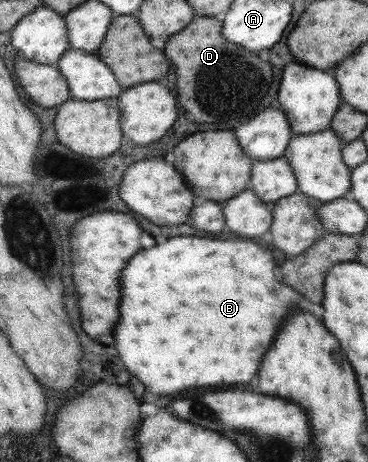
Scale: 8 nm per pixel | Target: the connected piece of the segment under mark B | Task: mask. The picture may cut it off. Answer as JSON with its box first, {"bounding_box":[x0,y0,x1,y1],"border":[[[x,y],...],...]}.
{"bounding_box":[113,236,301,396],"border":[[[173,236],[167,242],[147,248],[147,250],[139,250],[135,252],[123,266],[121,270],[121,296],[119,296],[119,320],[113,326],[113,344],[117,350],[117,358],[123,362],[123,366],[127,368],[127,372],[141,380],[141,384],[145,386],[147,392],[163,396],[163,394],[175,394],[179,390],[185,388],[199,388],[199,386],[217,386],[217,384],[237,384],[237,382],[247,382],[255,376],[257,372],[257,364],[261,362],[261,356],[265,352],[265,348],[269,346],[269,342],[273,340],[275,332],[277,332],[277,324],[281,324],[281,320],[291,312],[291,308],[297,306],[297,300],[301,300],[301,296],[297,292],[293,292],[289,286],[283,286],[275,280],[273,274],[273,260],[271,254],[263,248],[259,248],[253,242],[235,242],[235,240],[207,240],[207,238],[193,238],[193,236]]]}

